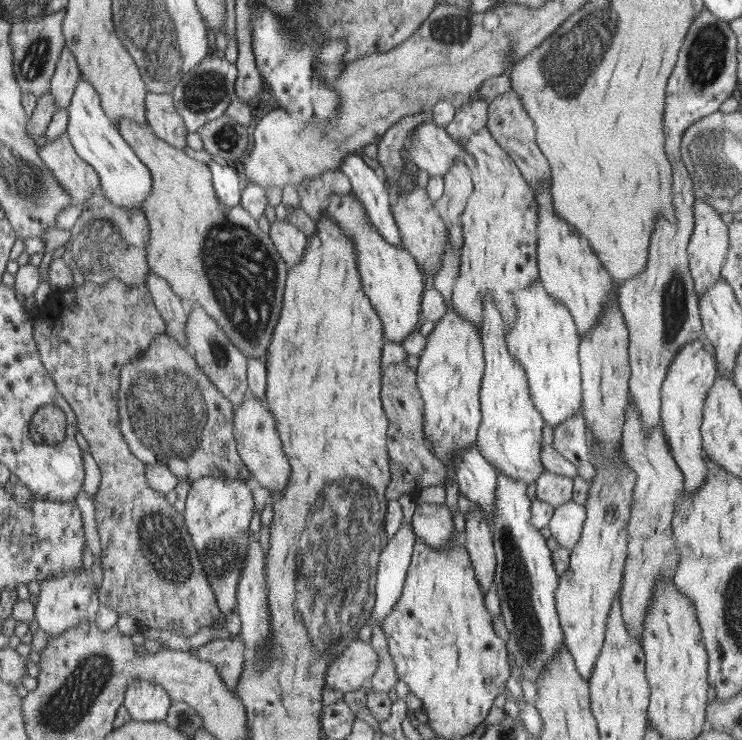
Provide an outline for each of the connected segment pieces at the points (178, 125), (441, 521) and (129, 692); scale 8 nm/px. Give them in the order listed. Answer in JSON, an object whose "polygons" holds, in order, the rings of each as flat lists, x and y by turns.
{"polygons":[[[152,94,146,97,147,124,158,138,164,139,173,147,184,150,188,127,173,103,173,95]],[[420,503,415,508,411,525,417,538,426,546,444,550,454,536,452,518,445,503]],[[134,679,126,689,123,705,131,719,137,721,164,721,173,699,164,687,146,679]]]}

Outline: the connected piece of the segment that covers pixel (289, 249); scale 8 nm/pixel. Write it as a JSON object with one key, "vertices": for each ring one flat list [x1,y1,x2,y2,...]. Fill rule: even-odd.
{"vertices":[[276,219,270,225,269,235,273,239,274,246,277,247,278,254,285,259,288,268,302,261,302,257,306,254,306,245,309,244,302,230,299,230,290,221]]}

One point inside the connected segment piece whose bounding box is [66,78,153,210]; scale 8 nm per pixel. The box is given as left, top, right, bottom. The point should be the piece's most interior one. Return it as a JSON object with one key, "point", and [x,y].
{"point":[125,180]}

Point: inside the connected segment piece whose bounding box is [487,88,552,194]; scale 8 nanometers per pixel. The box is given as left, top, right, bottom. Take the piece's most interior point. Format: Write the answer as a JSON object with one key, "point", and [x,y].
{"point":[511,125]}

